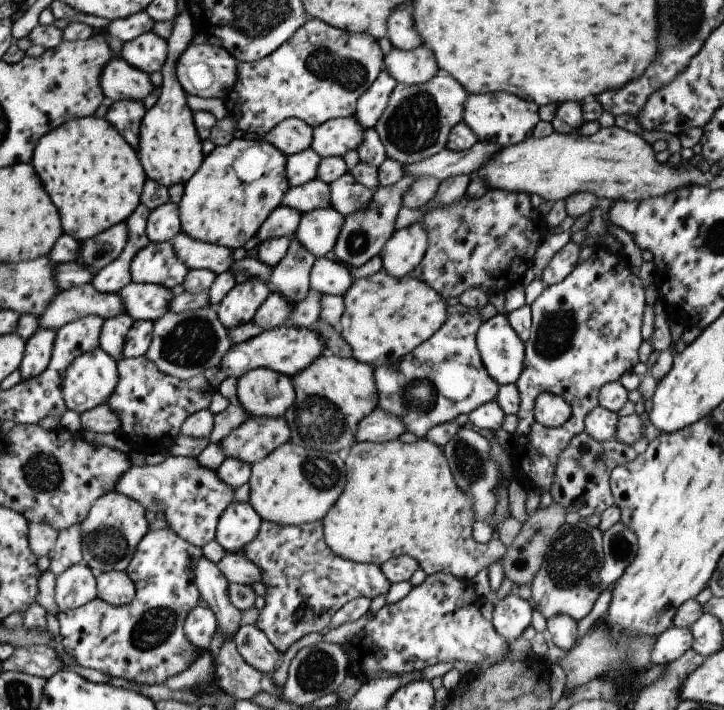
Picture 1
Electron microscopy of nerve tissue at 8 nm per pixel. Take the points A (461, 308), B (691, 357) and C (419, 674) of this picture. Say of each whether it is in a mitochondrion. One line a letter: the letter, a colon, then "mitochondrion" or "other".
A: other
B: other
C: other

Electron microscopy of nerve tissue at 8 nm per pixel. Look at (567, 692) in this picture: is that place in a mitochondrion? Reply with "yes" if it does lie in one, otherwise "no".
no

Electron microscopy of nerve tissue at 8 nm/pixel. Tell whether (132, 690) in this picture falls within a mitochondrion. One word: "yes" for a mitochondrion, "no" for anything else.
no

